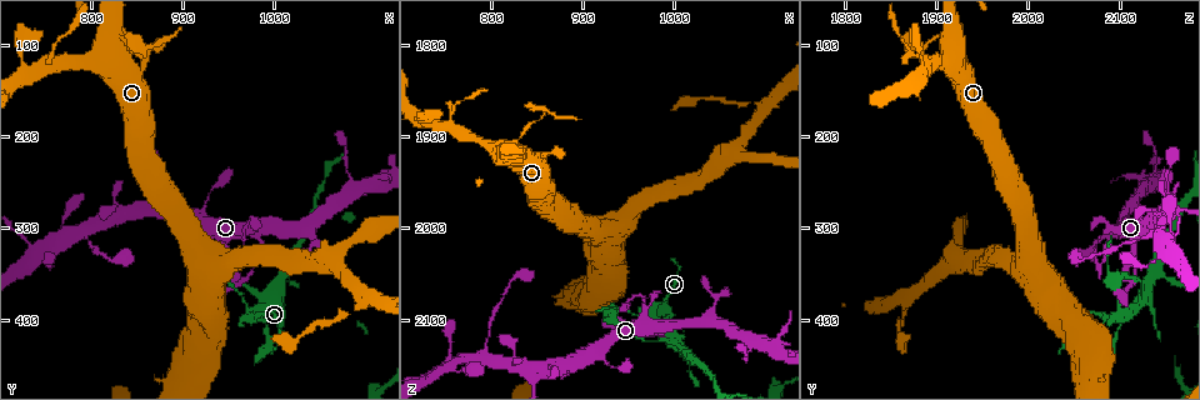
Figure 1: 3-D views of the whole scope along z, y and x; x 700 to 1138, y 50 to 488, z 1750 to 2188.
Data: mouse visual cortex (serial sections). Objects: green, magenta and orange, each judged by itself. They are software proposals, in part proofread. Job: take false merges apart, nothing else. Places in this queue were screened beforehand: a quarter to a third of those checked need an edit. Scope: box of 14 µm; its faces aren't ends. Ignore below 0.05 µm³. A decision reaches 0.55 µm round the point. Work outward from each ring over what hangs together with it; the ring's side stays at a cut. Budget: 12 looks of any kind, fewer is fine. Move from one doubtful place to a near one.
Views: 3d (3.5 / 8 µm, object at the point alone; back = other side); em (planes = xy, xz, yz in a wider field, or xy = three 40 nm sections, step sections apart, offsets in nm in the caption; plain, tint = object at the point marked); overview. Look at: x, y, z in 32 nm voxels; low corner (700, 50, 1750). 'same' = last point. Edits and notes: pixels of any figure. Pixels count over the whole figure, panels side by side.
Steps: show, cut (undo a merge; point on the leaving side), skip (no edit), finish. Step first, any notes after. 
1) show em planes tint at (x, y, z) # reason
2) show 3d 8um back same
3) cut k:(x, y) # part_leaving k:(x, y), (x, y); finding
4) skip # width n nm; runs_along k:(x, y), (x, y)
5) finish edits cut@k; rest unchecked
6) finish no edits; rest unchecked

show 3d 3.5um back at (965, 320, 2075) # sharp bend

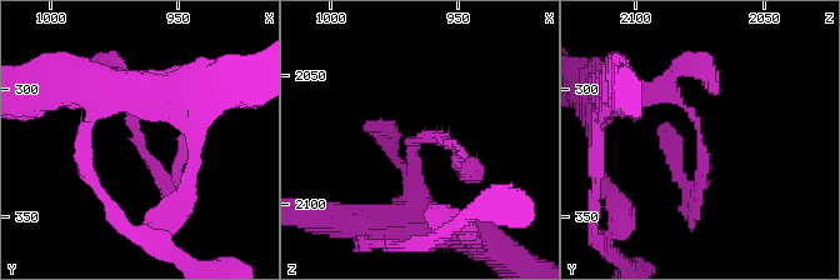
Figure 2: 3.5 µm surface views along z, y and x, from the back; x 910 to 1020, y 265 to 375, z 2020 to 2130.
show em planes tint at (966, 319, 2076) # arm_widths 150, 200 nm

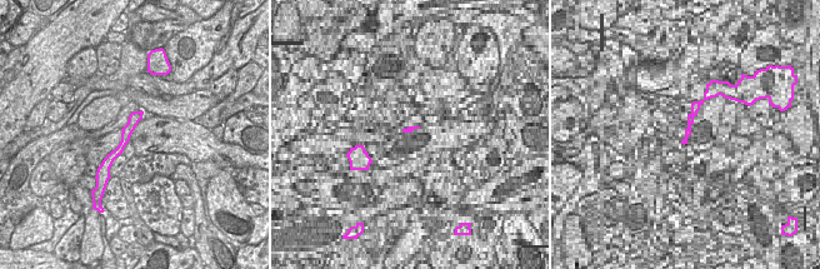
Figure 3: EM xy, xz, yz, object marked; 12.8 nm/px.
skip # all the same cell

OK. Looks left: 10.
show 3d 3.5um at (995, 380, 2120) # a fork

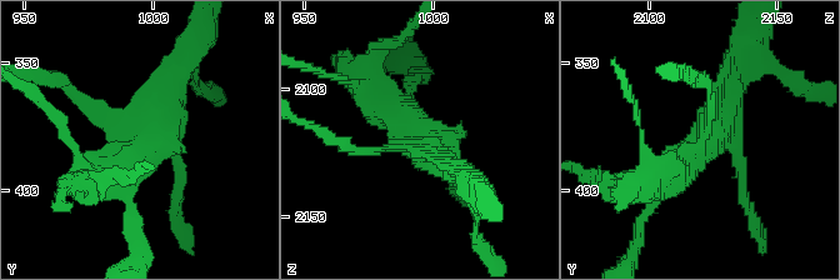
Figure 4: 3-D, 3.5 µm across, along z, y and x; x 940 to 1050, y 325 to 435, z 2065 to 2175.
show em xy step 1 tint at (996, 383, 2119) # need the tissue

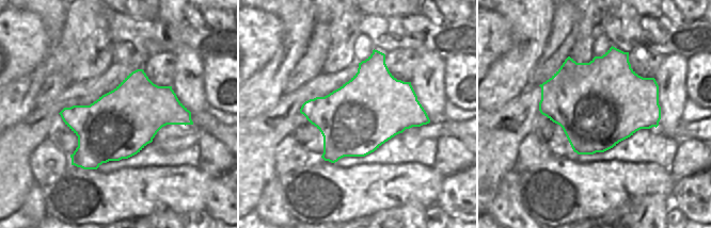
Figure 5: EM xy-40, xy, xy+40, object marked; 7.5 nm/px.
skip # runs_along 4:(89, 184), (150, 141), (178, 84); one cell here

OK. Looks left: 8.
show 3d 8um at (795, 305, 2140) # sharp bend

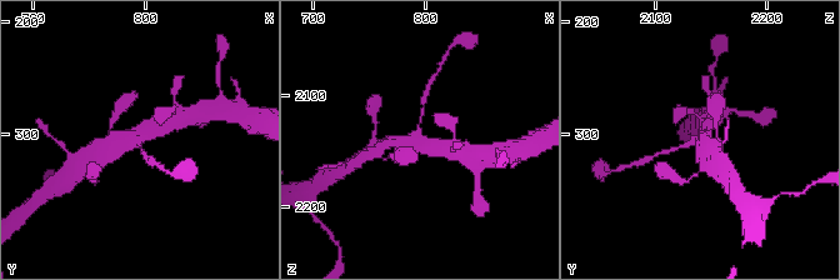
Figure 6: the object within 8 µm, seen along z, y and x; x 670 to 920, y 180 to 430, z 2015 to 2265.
show em xy step 5 tint at (796, 302, 2138) # arms 3; arm_widths 150, 400, 400 nm; shape alone is not enough

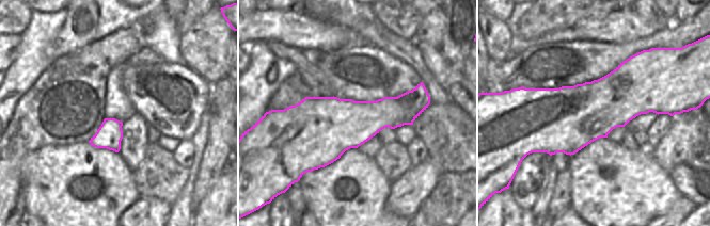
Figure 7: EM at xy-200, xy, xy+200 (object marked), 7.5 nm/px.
skip # runs_along 6:(170, 121), (108, 153); continuous, no second cell

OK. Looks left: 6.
show 3d 3.5um at (835, 95, 1900) # calibre changes

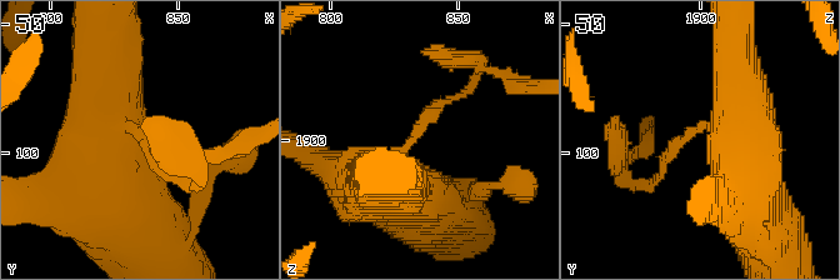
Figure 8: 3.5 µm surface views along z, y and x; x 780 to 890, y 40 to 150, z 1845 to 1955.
show em xy step 2 tint at (834, 94, 1897) # arm_widths 150, 800 nm

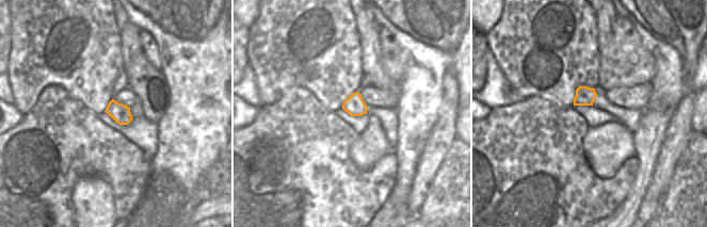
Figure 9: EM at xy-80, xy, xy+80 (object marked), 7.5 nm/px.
skip # runs_along 8:(386, 186), (429, 113), (468, 90); continuous, no second cell

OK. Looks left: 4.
show 3d 3.5um at (755, 115, 1880) # thin arm on a thick one

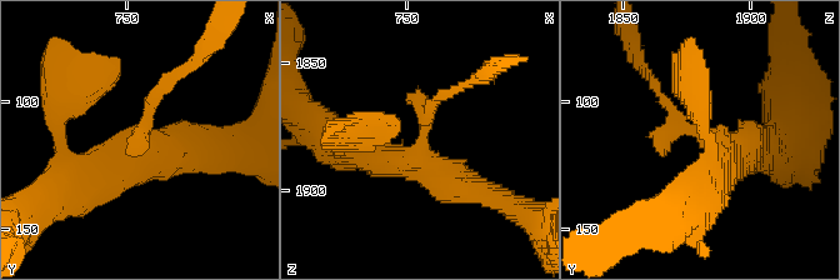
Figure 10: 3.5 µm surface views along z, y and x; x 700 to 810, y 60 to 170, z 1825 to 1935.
show em planes tint at (755, 112, 1880) # now the EM

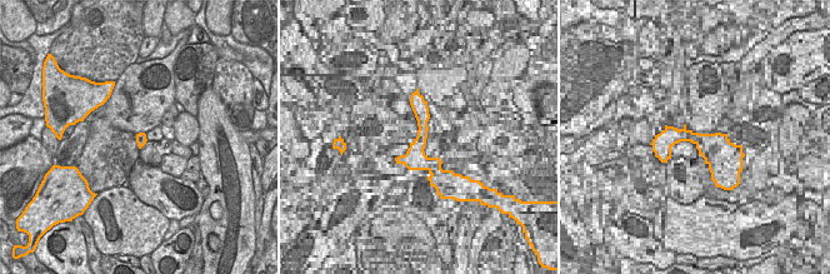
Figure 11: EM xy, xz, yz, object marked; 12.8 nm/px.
show em xy step 1 tint same # cut it another way

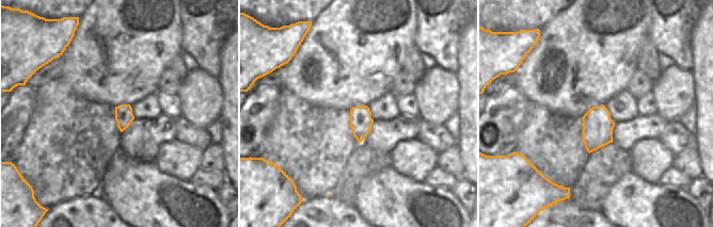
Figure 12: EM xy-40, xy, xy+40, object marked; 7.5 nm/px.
skip # runs_along 10:(746, 151), (685, 129), (653, 79); all the same cell

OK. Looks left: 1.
finish no edits; rest unchecked

